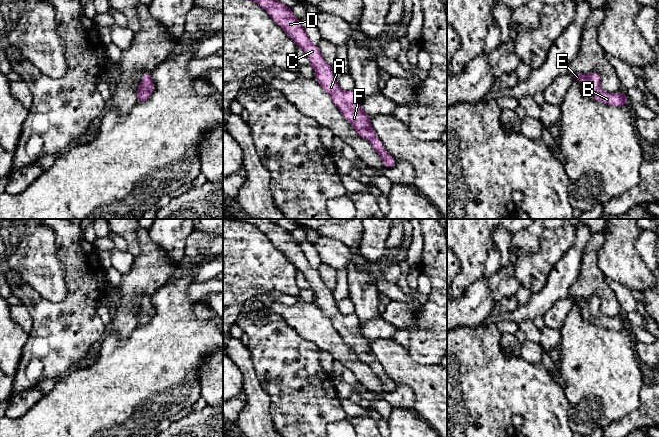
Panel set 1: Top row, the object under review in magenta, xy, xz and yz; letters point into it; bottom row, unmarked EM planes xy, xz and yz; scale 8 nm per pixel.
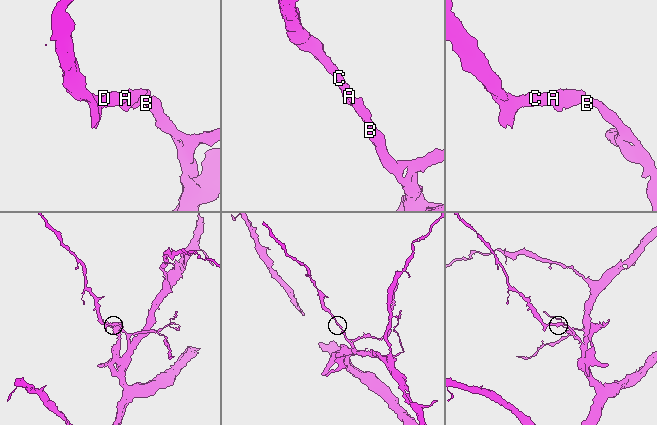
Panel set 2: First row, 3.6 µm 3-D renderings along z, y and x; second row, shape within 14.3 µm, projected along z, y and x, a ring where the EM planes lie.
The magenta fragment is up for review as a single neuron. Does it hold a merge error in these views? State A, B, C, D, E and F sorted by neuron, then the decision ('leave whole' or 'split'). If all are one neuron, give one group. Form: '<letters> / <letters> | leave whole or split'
A B C D E F | leave whole

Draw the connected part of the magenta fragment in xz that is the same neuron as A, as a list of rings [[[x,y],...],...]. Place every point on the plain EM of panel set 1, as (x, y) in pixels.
[[[270,219],[235,220],[252,224],[260,229],[295,266],[296,270],[303,273],[310,284],[310,289],[316,296],[315,303],[330,319],[333,327],[341,335],[346,345],[352,349],[359,361],[371,367],[381,381],[384,391],[393,391],[396,384],[385,374],[382,366],[376,361],[376,357],[370,349],[370,340],[363,335],[359,328],[359,318],[355,313],[345,316],[338,310],[332,290],[323,283],[318,270],[310,265],[300,244],[294,240],[291,232],[283,229]]]

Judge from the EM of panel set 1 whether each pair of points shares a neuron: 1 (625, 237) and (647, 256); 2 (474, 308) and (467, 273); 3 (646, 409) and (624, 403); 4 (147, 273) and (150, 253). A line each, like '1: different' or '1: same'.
1: different
2: different
3: different
4: same

